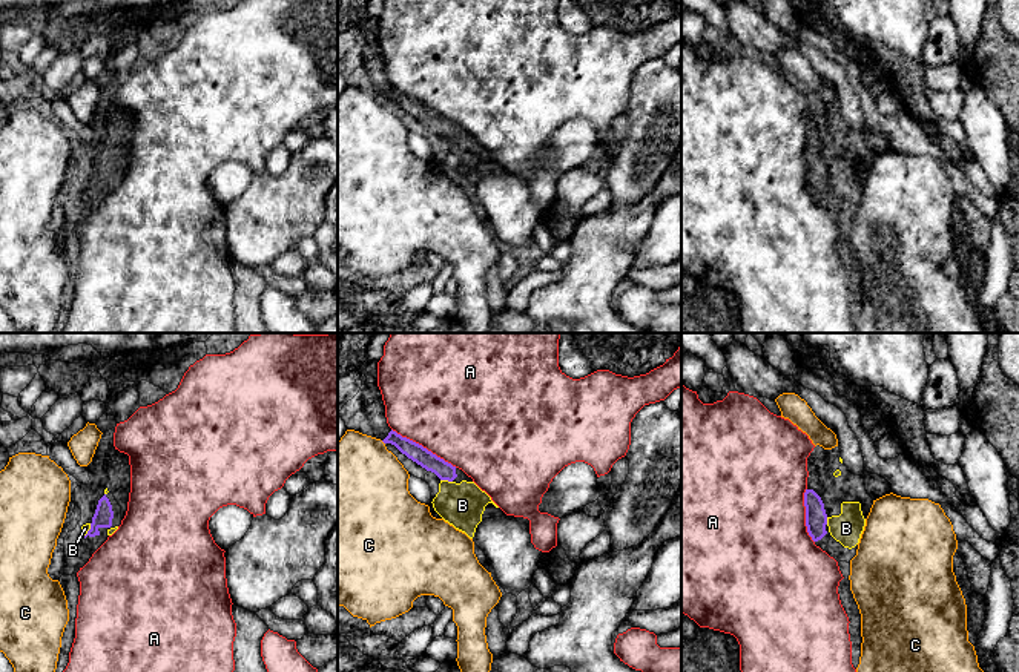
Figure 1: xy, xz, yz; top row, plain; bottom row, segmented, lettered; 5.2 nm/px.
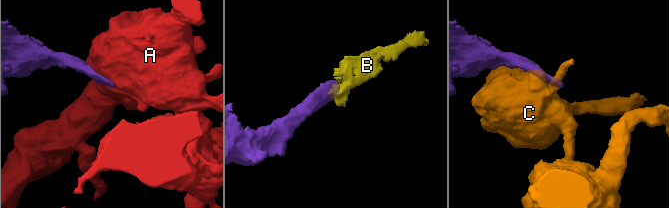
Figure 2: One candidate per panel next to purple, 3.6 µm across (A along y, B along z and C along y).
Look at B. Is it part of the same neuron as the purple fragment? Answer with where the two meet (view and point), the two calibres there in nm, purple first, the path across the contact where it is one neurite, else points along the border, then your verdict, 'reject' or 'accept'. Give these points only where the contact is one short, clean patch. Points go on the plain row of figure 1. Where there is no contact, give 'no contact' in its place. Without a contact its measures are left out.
contact xz (447, 135); calibres 100 and 220 nm; way xz (445, 128), (447, 135), (448, 148), (462, 161); accept

